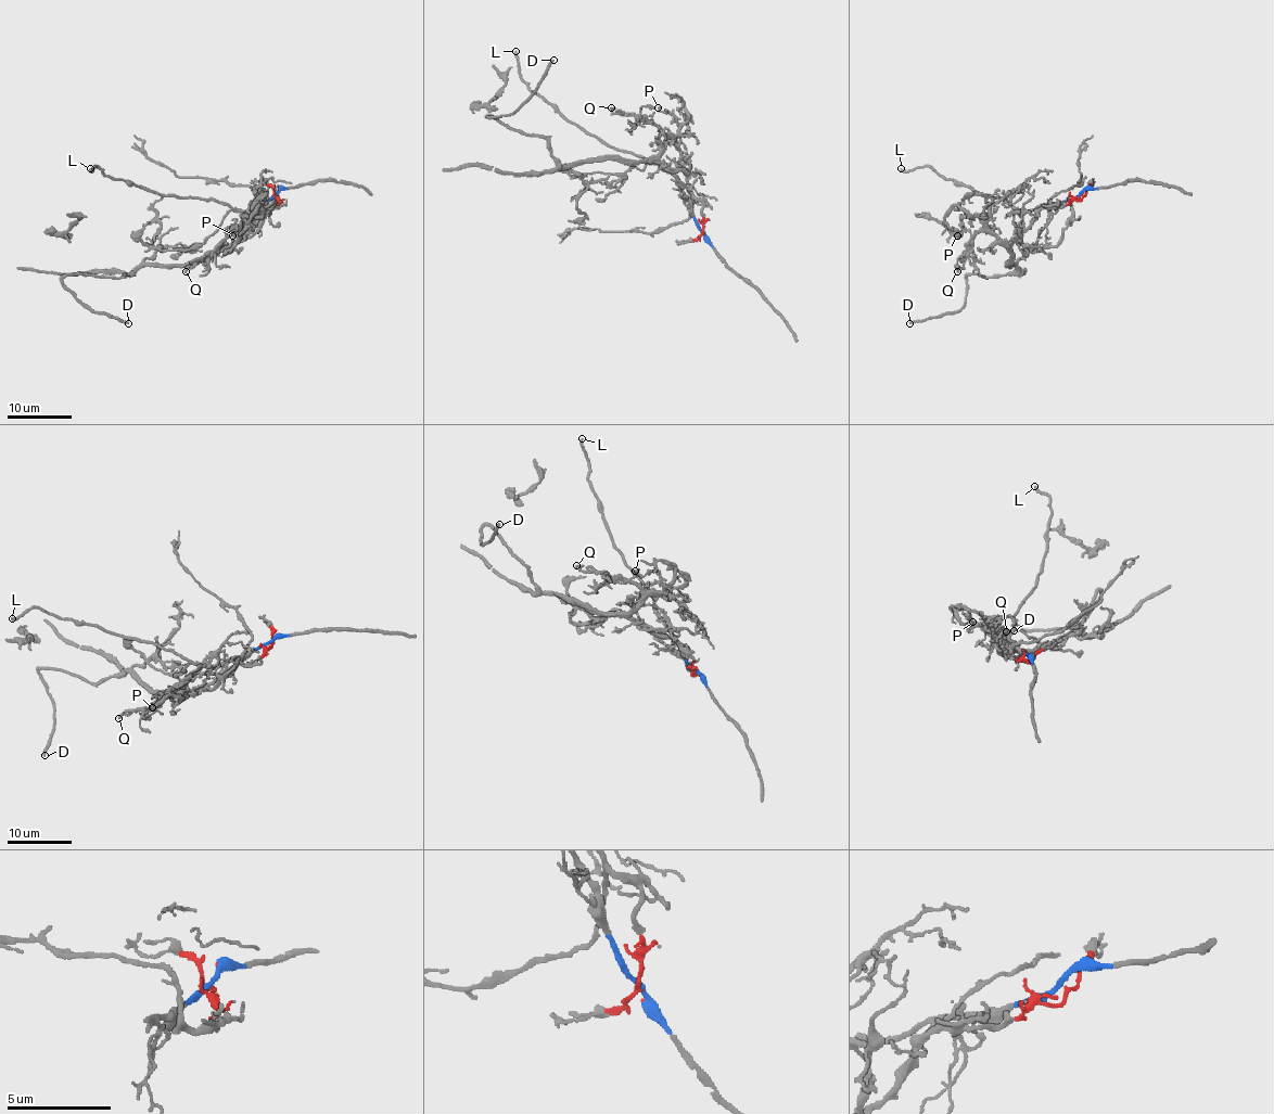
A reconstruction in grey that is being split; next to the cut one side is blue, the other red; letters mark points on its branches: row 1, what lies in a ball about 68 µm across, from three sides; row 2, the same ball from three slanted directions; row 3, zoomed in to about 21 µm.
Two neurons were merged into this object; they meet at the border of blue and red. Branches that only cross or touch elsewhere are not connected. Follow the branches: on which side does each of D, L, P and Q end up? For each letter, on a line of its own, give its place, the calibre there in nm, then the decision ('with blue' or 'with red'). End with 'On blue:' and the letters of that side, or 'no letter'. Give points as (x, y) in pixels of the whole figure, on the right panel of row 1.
D: at (909, 323); 190 nm thick; with red
L: at (901, 168); 220 nm thick; with blue
P: at (957, 235); 140 nm thick; with red
Q: at (957, 271); 170 nm thick; with red
On blue: L

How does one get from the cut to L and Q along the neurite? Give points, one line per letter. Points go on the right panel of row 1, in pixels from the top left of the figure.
L: (1081, 194), (1064, 202), (1017, 212), (1009, 204), (982, 195), (926, 167), (907, 171), (901, 168)
Q: (1081, 194), (1070, 204), (1042, 208), (1009, 243), (1002, 243), (979, 231), (965, 252), (963, 268), (956, 271)

